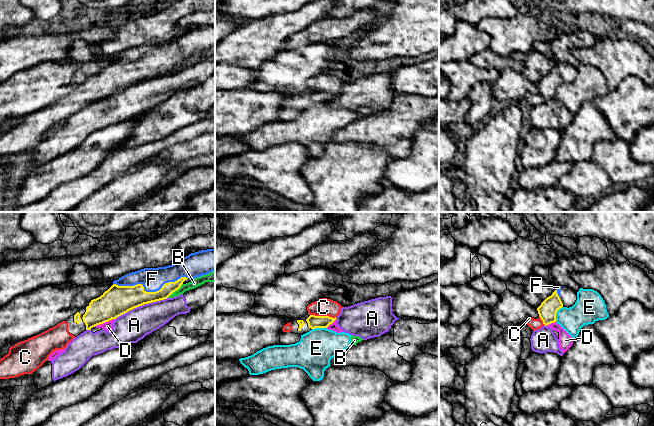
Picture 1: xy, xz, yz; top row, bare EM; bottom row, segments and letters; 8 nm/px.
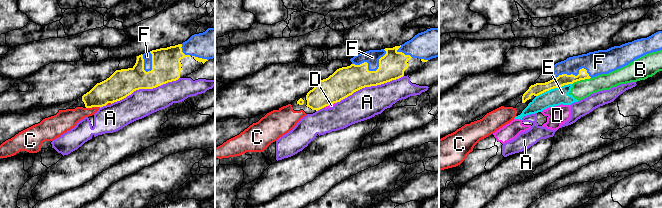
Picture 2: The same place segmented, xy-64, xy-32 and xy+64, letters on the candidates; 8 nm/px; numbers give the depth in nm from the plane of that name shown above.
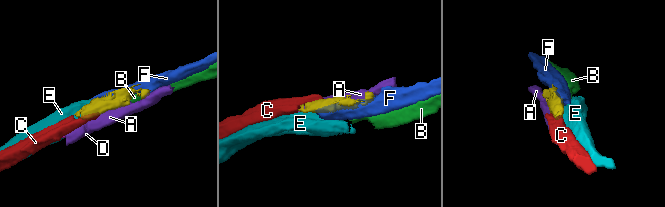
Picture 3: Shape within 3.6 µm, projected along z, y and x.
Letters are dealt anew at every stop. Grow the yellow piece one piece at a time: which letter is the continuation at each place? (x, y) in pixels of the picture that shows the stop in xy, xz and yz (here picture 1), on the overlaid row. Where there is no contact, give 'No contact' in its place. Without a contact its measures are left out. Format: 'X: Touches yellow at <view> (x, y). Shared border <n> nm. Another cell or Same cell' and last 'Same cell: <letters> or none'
A: Touches yellow at xy (141, 305). Shared border 460 nm. Another cell
B: Touches yellow at xy (175, 290). Shared border 170 nm. Another cell
C: Touches yellow at xz (323, 316). Shared border 200 nm. Same cell
D: Touches yellow at xy (104, 322). Shared border 180 nm. Another cell
E: Touches yellow at yz (555, 314). Shared border 140 nm. Another cell
F: Touches yellow at xy (149, 292). Shared border 600 nm. Same cell
Same cell: C, F

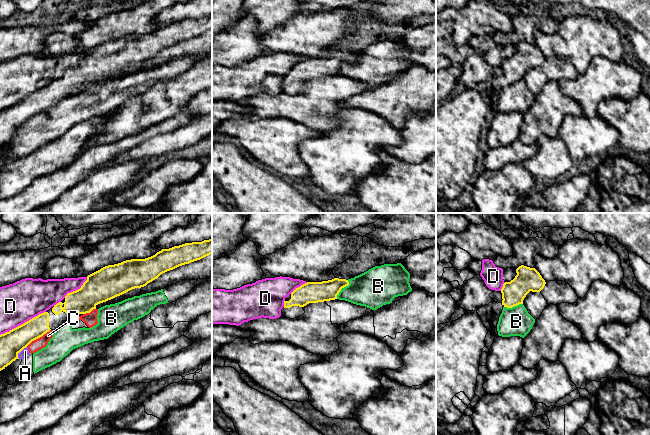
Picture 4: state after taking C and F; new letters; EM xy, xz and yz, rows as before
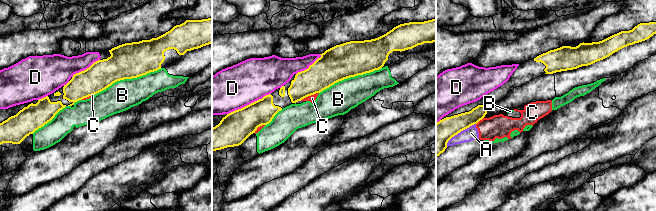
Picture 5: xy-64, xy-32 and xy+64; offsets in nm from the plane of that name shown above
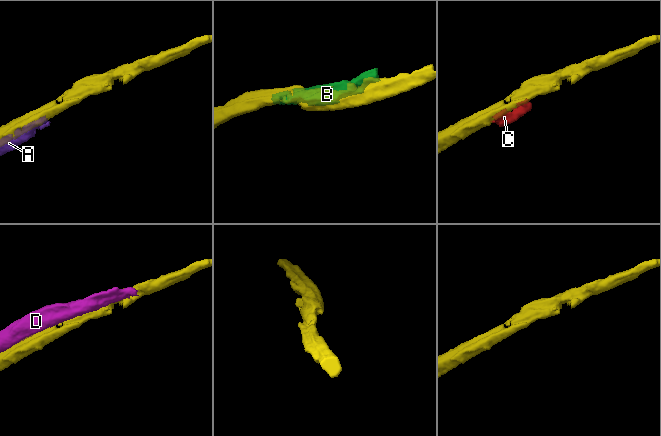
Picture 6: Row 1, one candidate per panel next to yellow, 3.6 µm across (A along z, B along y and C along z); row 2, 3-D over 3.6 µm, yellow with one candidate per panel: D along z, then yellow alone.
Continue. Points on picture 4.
A: Touches yellow at xy (20, 351). Shared border 120 nm. Another cell
B: Touches yellow at xz (342, 287). Shared border 180 nm. Another cell
C: Touches yellow at xy (38, 337). Shared border 240 nm. Another cell
D: Touches yellow at xy (22, 324). Shared border 420 nm. Another cell
Same cell: none

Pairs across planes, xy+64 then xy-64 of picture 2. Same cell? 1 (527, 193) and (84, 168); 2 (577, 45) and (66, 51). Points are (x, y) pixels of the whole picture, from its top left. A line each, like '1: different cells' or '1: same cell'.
1: different cells
2: different cells

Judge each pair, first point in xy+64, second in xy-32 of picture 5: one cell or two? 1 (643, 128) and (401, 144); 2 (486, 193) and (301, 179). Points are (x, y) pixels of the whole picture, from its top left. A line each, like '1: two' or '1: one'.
1: one
2: one

